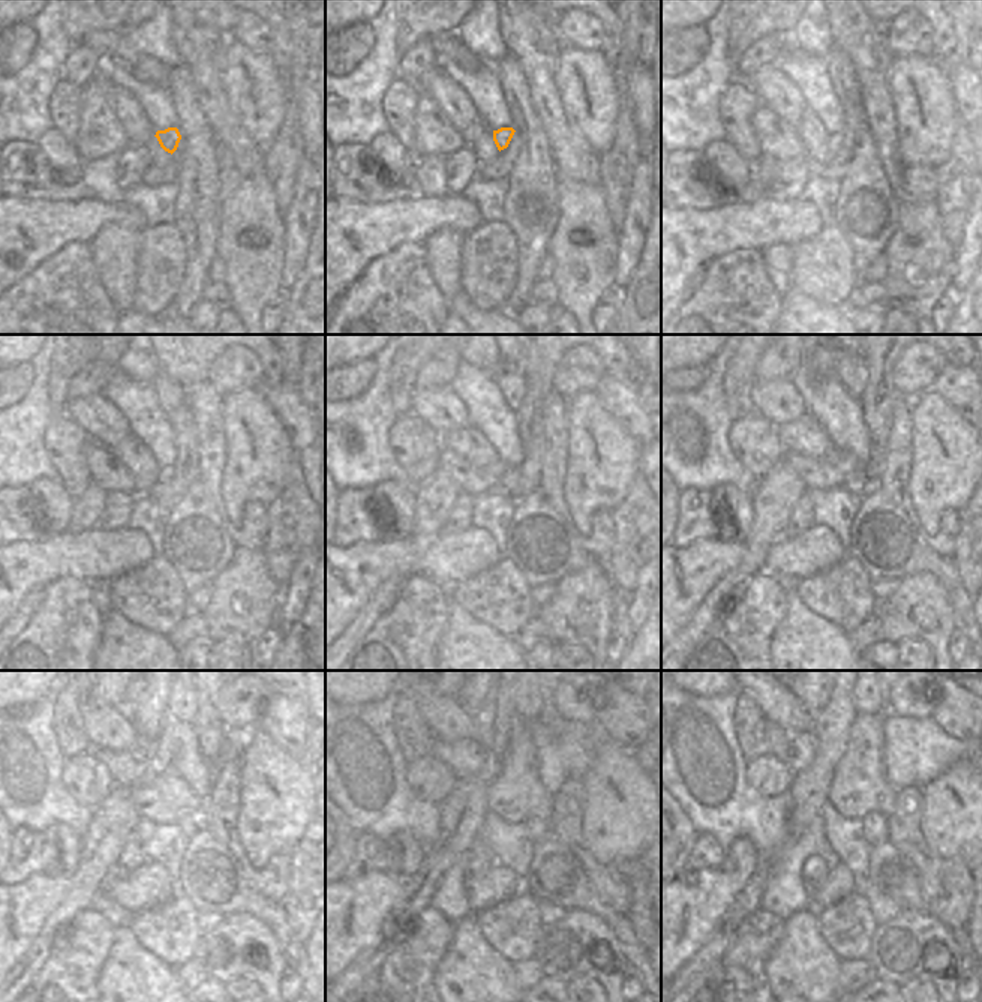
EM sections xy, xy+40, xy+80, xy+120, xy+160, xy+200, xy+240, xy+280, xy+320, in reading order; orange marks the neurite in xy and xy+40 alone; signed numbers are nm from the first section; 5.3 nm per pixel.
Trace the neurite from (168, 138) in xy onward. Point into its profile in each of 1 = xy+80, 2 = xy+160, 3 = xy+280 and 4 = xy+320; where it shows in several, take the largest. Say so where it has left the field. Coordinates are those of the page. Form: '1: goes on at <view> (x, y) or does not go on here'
1: goes on at xy+80 (835, 140)
2: goes on at xy+160 (508, 482)
3: goes on at xy+280 (537, 828)
4: goes on at xy+320 (874, 827)

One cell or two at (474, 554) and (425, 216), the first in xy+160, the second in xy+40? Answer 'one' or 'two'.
one

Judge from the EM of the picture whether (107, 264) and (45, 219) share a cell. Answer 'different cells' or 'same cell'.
different cells

